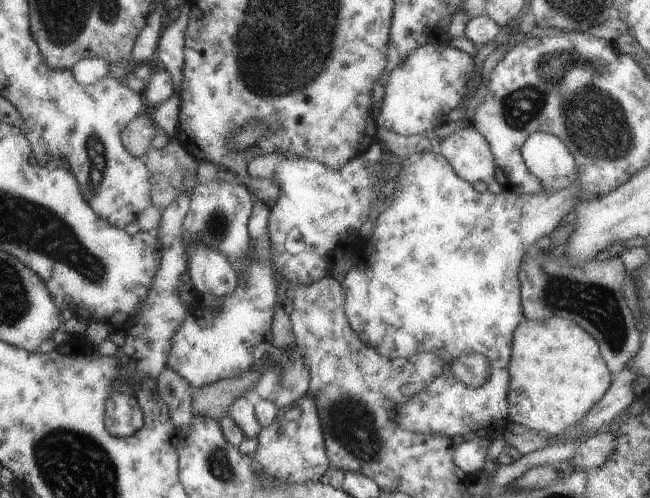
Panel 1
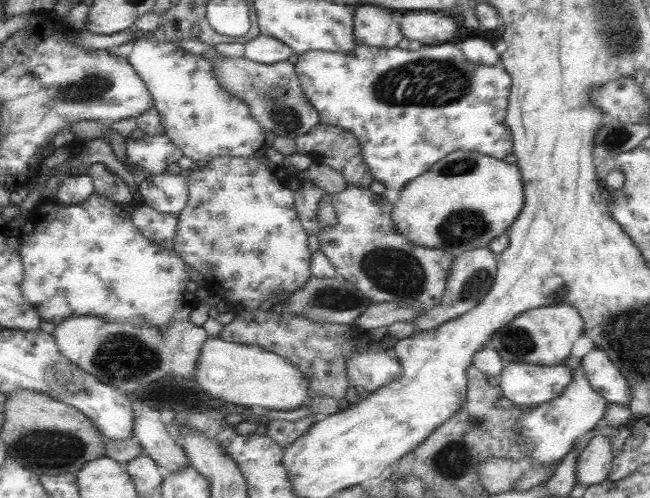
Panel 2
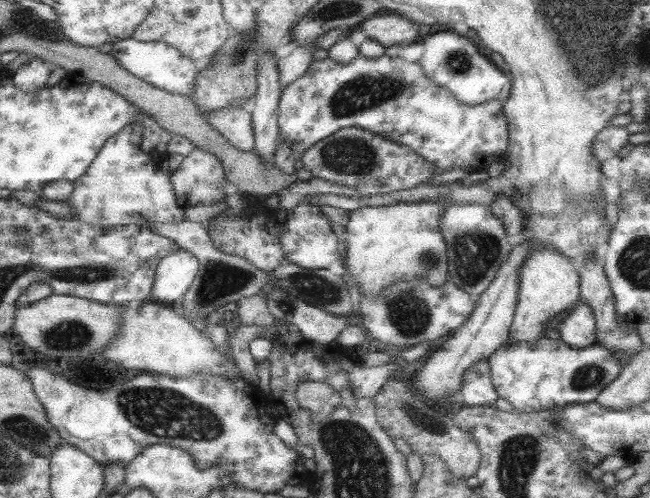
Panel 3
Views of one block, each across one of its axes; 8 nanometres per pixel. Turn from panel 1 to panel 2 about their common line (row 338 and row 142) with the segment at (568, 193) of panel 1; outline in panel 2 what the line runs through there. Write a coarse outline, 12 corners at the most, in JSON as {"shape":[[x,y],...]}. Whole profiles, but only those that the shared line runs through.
{"shape":[[453,44],[307,51],[321,123],[399,192],[511,159],[510,76]]}

